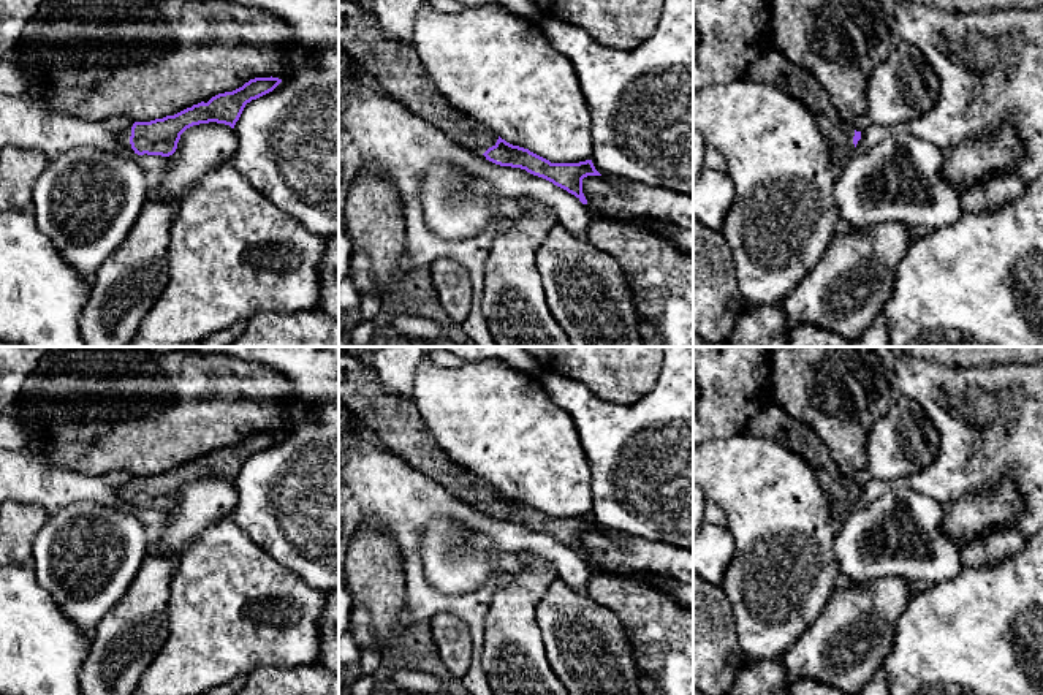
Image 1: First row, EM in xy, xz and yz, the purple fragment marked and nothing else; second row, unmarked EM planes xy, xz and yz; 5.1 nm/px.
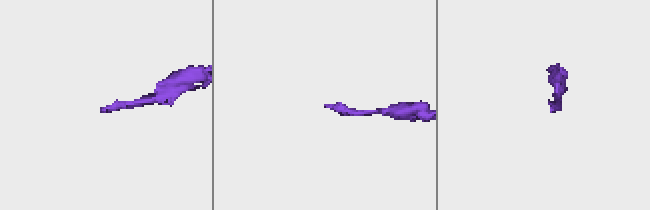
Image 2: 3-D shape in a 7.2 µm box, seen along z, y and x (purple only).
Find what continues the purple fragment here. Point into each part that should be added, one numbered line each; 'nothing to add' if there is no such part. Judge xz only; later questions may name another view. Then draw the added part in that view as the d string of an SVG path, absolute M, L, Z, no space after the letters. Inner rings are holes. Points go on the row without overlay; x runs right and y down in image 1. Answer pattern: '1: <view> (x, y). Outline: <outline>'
1: xz (394, 421). Outline: M340 348L339 401L358 416L367 434L451 496L476 508L495 500L499 489L494 484L456 464L440 448L413 397L388 394L375 370Z

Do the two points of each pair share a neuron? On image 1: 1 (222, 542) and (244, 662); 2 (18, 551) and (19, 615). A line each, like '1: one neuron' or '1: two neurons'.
1: one neuron
2: two neurons

